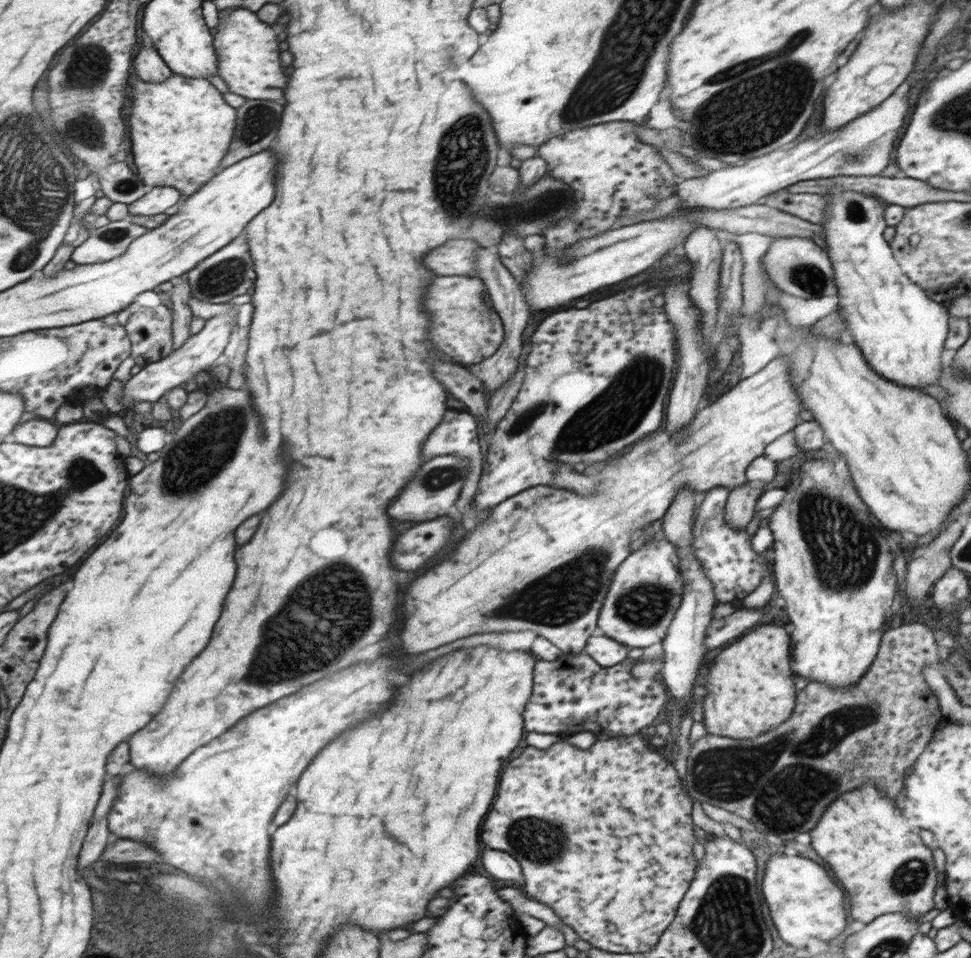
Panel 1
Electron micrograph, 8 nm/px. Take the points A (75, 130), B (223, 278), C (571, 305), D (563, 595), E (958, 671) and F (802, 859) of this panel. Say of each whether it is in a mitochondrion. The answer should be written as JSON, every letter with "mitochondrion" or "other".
{"A":"mitochondrion","B":"mitochondrion","C":"other","D":"mitochondrion","E":"mitochondrion","F":"other"}

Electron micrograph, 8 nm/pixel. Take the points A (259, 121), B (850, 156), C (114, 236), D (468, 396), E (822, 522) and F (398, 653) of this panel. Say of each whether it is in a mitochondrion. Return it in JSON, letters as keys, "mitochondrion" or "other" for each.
{"A":"mitochondrion","B":"mitochondrion","C":"mitochondrion","D":"other","E":"mitochondrion","F":"other"}

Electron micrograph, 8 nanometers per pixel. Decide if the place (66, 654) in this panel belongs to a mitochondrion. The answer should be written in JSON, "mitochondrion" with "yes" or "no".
{"mitochondrion":"no"}

